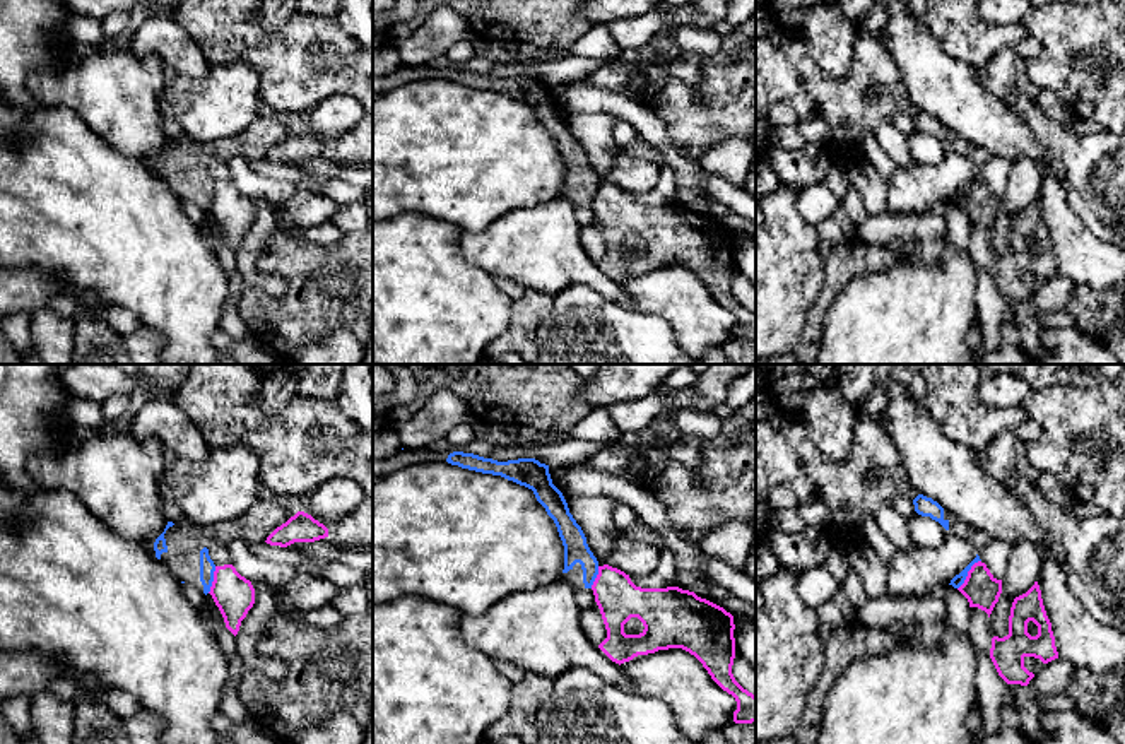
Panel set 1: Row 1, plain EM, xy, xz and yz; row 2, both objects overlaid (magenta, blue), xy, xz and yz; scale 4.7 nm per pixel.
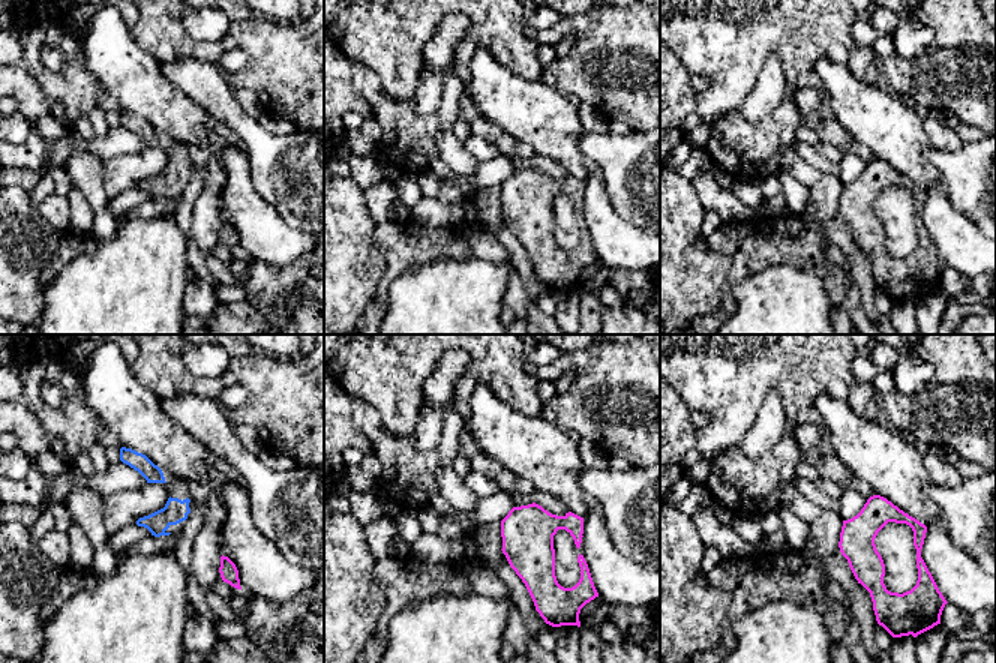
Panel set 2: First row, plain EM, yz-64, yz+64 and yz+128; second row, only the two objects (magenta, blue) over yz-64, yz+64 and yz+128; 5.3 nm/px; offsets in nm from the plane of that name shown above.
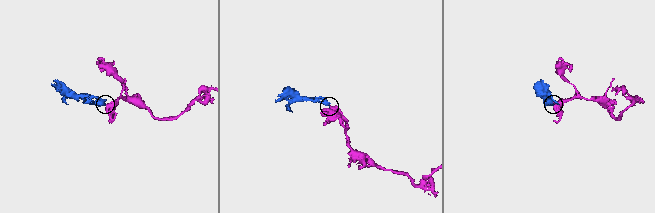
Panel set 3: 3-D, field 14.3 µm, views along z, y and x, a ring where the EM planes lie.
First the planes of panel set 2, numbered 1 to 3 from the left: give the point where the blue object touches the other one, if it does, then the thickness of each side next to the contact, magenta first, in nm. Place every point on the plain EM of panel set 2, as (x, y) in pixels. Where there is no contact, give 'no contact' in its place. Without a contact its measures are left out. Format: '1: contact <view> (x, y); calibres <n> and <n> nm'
1: no contact
2: no contact
3: no contact

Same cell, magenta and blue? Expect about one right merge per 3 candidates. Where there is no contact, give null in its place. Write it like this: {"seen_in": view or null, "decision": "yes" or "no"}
{"seen_in": "yz", "decision": "no"}

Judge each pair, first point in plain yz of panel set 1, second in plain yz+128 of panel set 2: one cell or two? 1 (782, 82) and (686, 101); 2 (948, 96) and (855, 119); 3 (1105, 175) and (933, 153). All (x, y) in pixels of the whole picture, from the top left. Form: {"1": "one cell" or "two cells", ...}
{"1": "one cell", "2": "one cell", "3": "one cell"}

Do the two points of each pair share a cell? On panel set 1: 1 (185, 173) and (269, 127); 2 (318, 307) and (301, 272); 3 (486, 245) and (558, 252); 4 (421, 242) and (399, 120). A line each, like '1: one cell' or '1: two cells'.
1: one cell
2: one cell
3: one cell
4: two cells

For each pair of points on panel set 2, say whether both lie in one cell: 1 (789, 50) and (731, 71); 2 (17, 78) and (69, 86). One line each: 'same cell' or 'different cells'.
1: same cell
2: different cells

